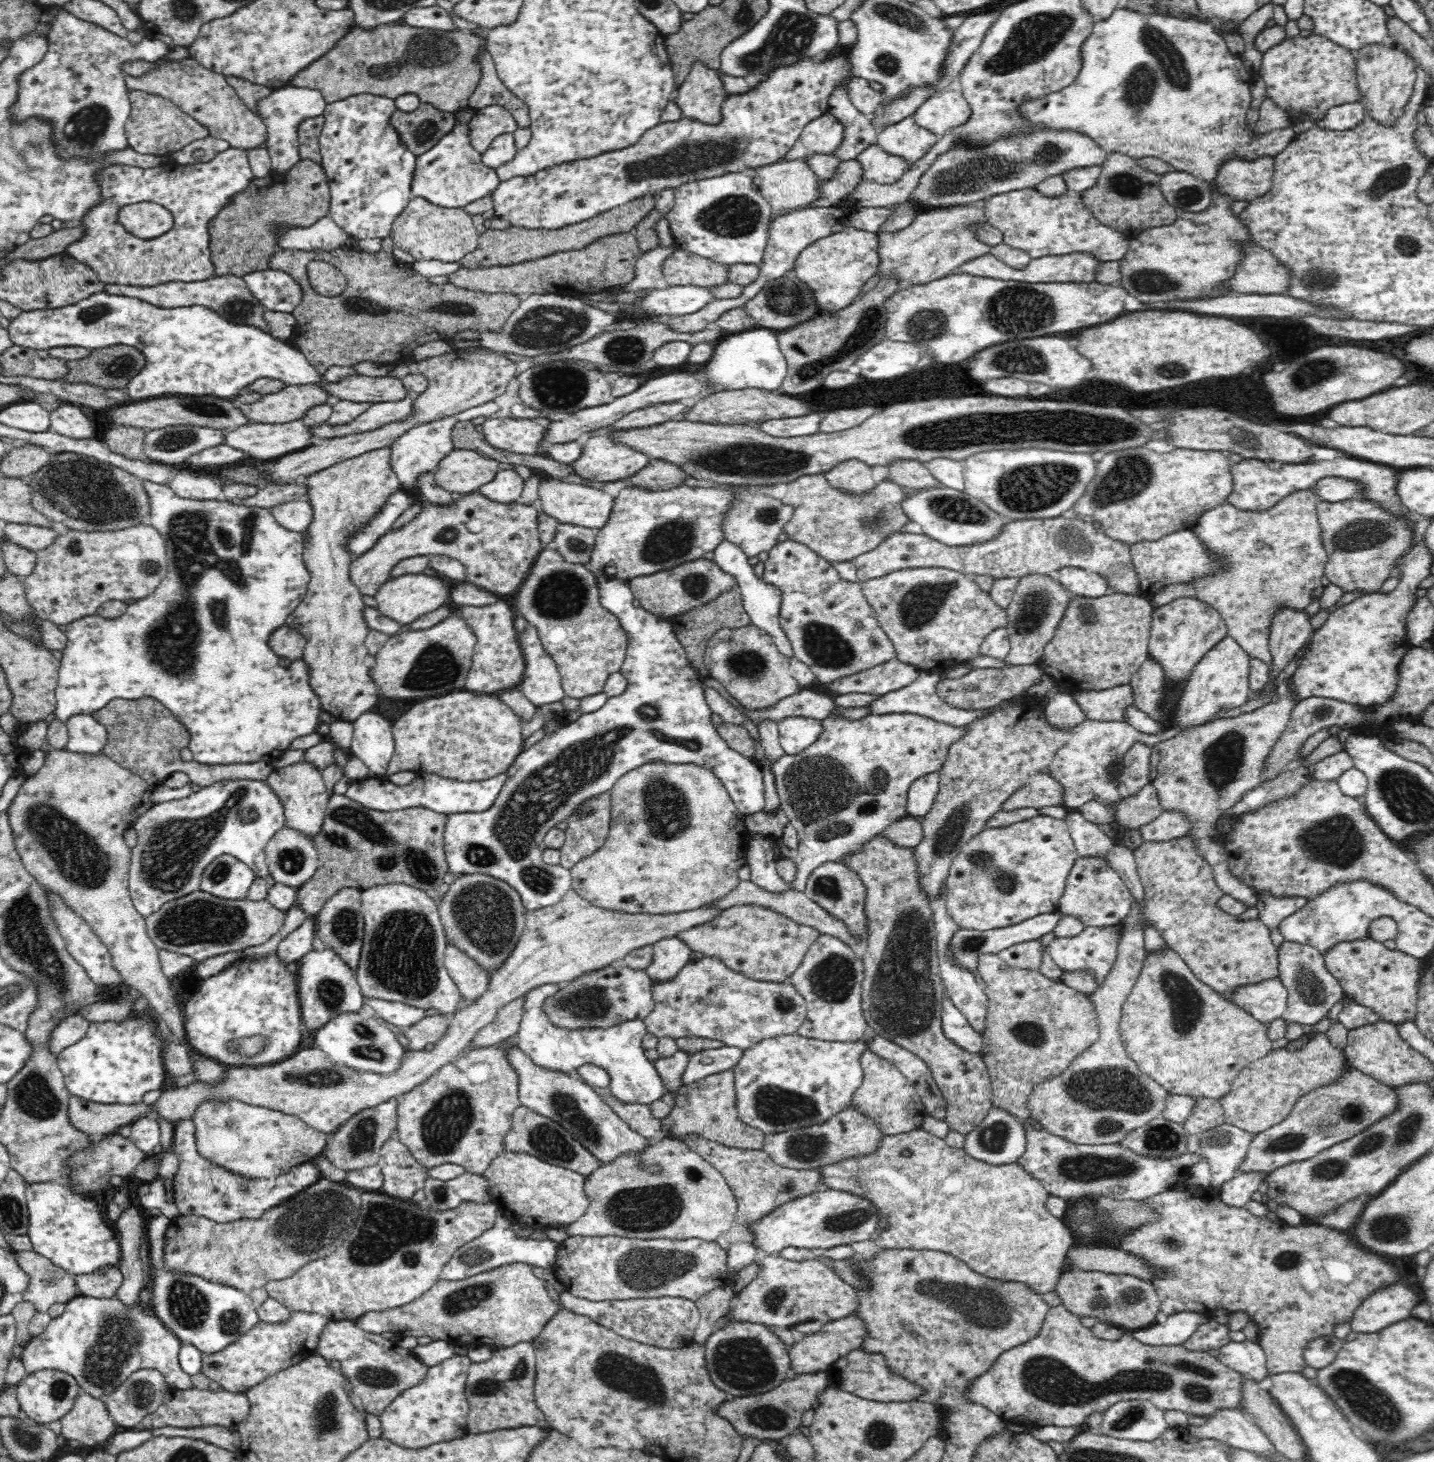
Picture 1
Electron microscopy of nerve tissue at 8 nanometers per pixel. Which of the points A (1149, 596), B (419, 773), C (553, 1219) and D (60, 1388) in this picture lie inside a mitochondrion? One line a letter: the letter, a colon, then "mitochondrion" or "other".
A: other
B: other
C: other
D: mitochondrion

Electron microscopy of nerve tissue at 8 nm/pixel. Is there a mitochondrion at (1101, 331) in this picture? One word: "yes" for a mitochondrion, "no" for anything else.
no

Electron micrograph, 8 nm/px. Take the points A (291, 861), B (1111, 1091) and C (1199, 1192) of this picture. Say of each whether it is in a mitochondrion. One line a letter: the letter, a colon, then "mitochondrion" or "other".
A: mitochondrion
B: mitochondrion
C: other

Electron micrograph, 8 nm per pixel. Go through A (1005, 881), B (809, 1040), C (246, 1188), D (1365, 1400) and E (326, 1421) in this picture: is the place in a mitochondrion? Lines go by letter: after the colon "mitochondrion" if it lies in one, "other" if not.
A: mitochondrion
B: other
C: mitochondrion
D: mitochondrion
E: mitochondrion

